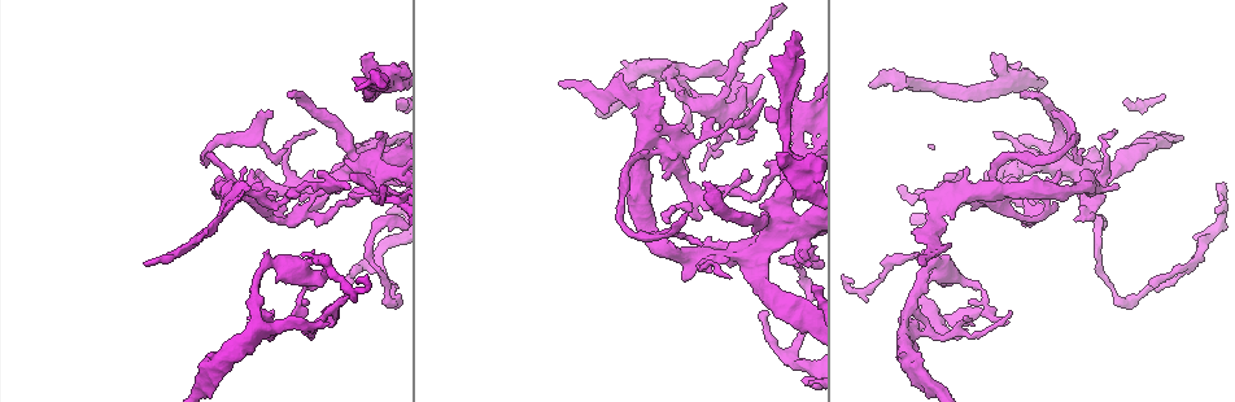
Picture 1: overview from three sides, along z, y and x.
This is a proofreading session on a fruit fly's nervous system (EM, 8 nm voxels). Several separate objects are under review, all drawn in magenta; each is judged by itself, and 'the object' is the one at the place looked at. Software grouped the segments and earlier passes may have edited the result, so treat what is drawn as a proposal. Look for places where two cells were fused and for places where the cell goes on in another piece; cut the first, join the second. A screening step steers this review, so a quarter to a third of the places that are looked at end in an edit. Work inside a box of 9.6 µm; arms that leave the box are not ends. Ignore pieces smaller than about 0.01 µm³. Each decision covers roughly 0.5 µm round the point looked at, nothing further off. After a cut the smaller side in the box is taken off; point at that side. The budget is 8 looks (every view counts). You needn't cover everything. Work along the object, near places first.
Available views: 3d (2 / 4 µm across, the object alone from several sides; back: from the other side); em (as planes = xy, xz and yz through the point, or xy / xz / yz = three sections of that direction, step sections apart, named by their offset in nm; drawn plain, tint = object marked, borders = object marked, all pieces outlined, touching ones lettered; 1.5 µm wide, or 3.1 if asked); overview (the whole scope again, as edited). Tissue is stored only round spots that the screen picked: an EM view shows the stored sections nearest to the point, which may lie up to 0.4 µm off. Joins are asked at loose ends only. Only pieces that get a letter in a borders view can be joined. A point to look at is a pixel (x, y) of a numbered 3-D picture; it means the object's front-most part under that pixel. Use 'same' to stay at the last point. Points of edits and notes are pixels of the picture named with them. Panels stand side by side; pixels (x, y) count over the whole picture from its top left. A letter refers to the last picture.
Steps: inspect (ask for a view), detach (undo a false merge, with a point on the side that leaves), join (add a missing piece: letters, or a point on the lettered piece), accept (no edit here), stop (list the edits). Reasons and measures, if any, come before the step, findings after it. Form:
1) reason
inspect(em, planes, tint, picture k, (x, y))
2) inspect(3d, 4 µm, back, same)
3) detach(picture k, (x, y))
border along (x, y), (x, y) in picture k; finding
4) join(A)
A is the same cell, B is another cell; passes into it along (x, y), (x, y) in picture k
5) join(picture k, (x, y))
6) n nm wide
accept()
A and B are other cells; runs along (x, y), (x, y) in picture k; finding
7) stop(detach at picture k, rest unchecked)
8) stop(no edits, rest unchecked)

free end
inspect(em, planes, plain, picture 1, (963, 316))

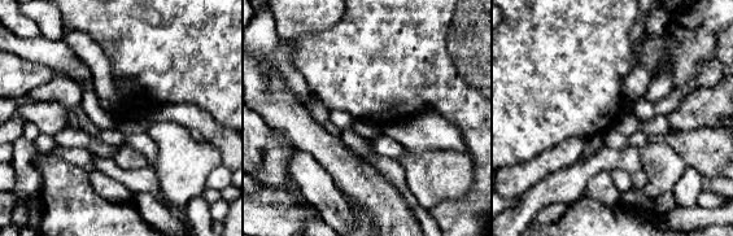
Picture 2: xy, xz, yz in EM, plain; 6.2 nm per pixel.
what lies round it
inspect(em, planes, borders, same)

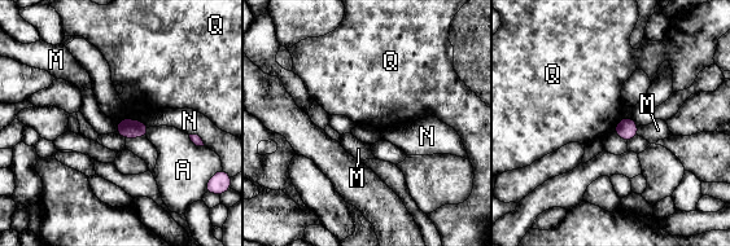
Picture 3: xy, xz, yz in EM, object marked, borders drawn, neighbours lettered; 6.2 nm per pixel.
accept()
A, M, N and Q are other cells; none of them fits

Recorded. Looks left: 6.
sharp bend
inspect(3d, 2 µm, picture 1, (306, 182))

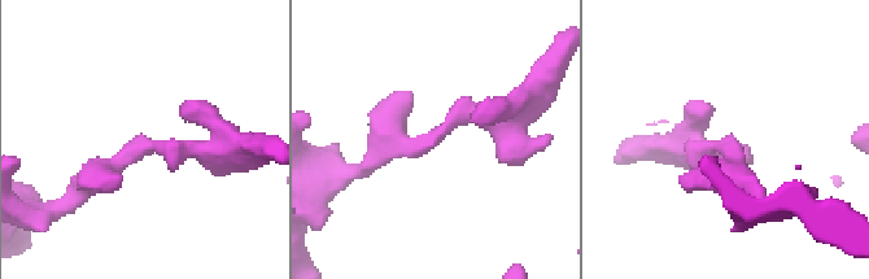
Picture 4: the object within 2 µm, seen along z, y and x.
inspect(em, planes, tint, picture 4, (716, 140))

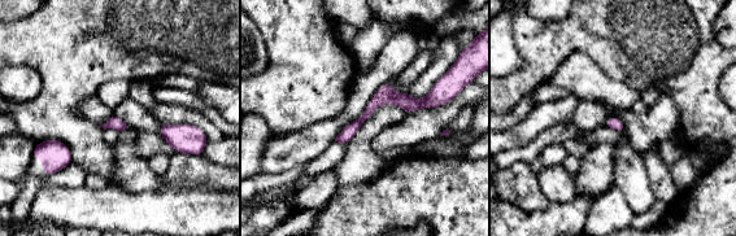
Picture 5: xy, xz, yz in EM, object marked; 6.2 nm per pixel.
inspect(em, planes, borders, same)

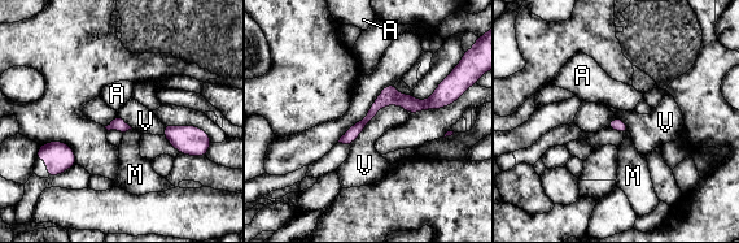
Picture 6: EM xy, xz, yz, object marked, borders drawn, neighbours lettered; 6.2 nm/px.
V touches over 420 nm
accept()
A, M and V are other cells; border along (410, 113), (384, 105), (350, 143) in picture 6; all the same cell

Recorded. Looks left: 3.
inspect(em, planes, borders, picture 1, (1125, 305))

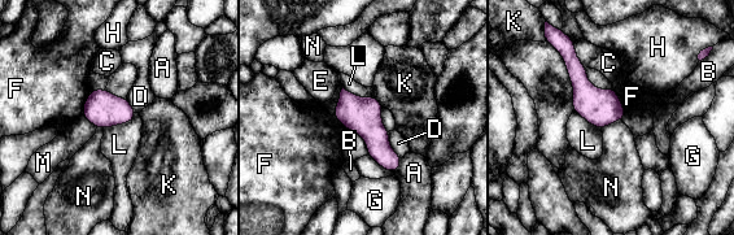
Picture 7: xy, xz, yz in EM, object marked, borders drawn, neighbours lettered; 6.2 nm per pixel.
L touches over 220 nm
accept()
A, B, C, D, E, F, G, H, K, L, M and N are other cells; continuous, no second cell

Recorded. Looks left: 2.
stop(no edits, rest unchecked)

